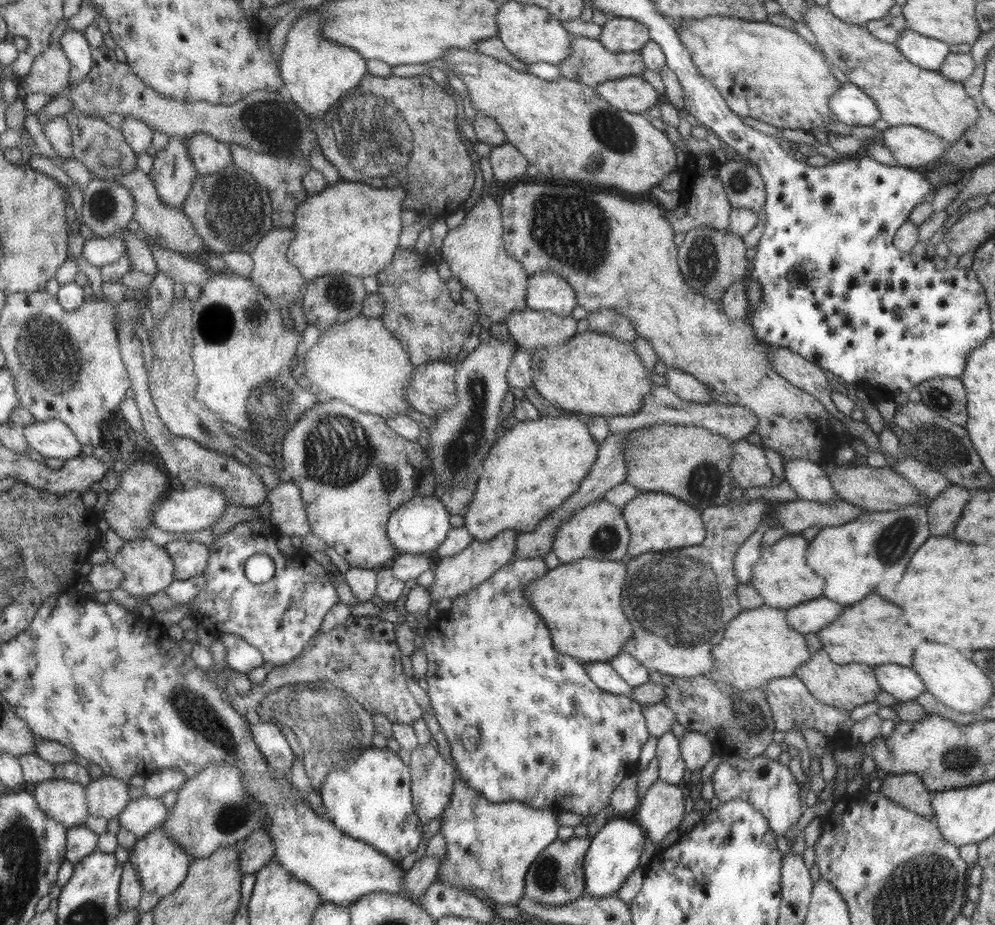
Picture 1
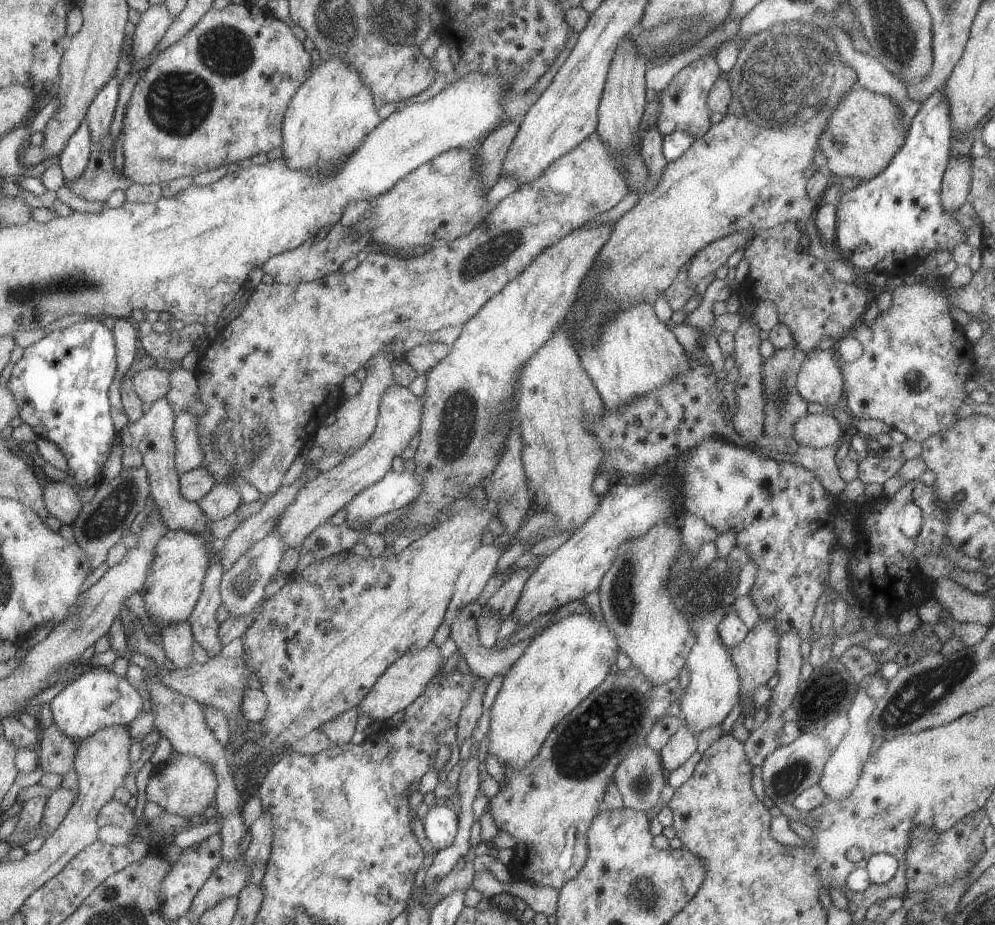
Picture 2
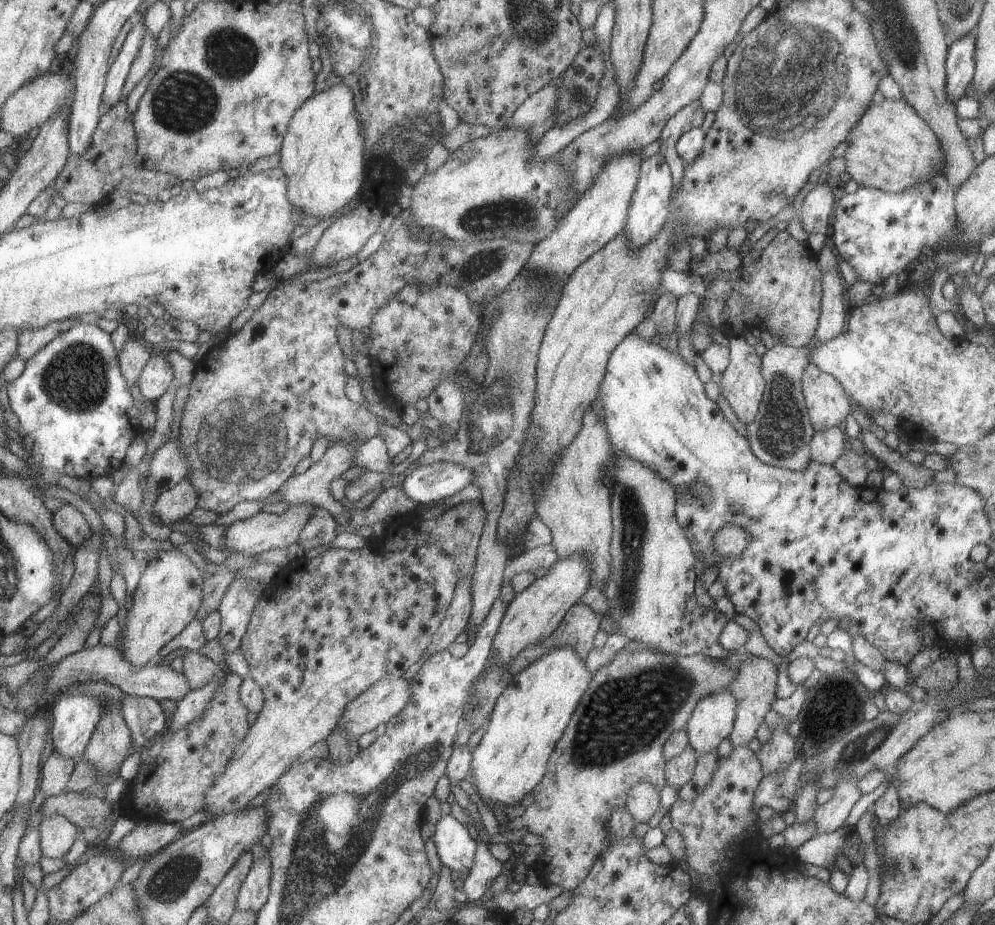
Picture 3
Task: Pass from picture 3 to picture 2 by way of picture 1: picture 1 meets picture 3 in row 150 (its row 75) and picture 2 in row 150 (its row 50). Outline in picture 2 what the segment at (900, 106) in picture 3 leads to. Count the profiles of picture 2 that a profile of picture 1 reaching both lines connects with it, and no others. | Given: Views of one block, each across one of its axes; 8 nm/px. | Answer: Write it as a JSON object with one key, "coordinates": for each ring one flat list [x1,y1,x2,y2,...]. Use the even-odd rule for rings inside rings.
{"coordinates":[[861,88,848,90,842,102,834,108,820,138,820,150,827,159,827,173,866,181,878,176,893,162,906,141,909,124,902,120,902,114,897,102,889,96]]}

